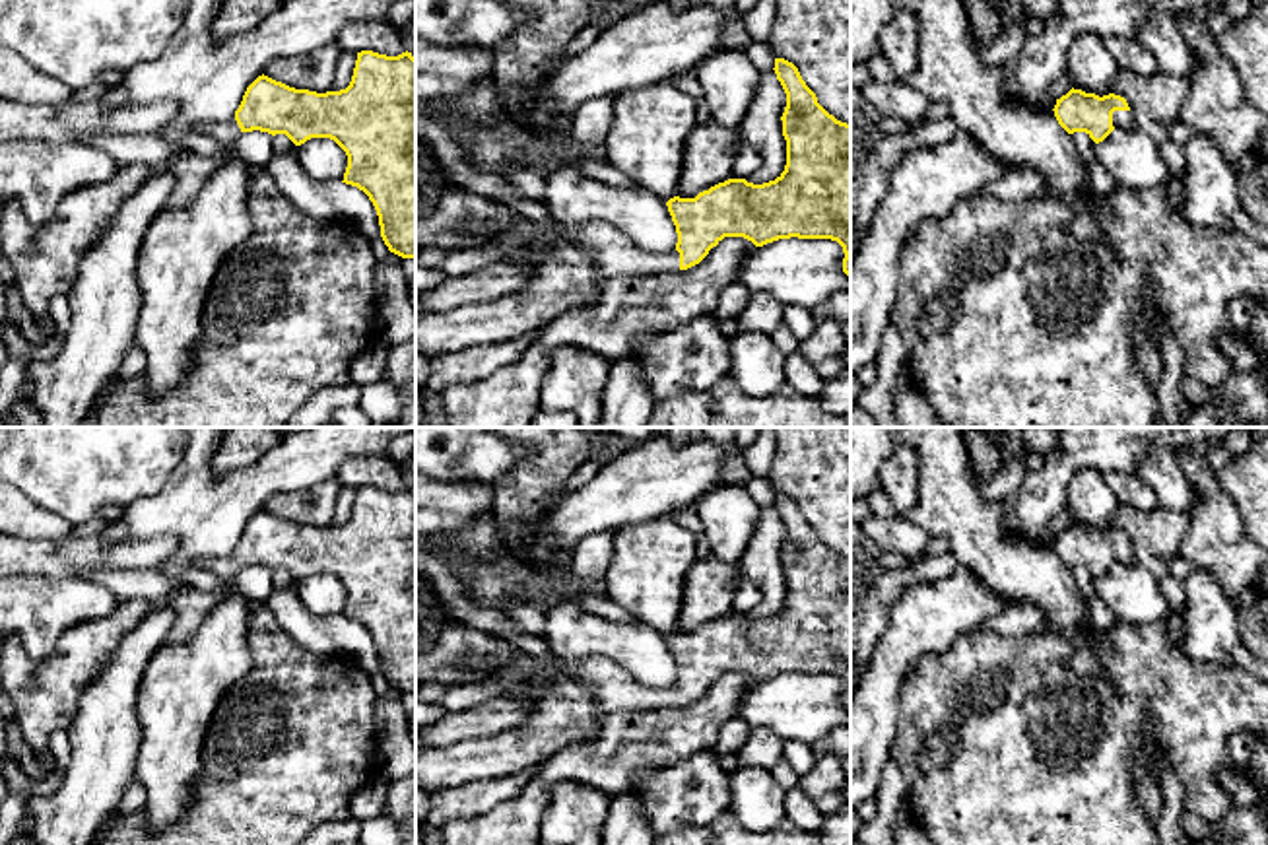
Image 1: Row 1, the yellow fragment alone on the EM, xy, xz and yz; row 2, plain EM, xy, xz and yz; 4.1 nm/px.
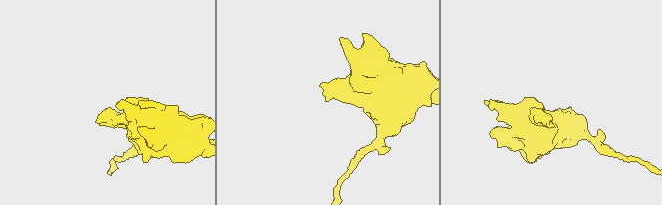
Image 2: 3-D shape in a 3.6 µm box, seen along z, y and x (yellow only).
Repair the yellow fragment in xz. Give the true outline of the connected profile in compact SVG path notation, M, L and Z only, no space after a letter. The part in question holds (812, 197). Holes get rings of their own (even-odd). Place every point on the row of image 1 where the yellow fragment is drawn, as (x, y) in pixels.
M775 58L773 70L786 93L781 117L786 140L784 171L763 185L728 179L695 198L670 198L666 206L676 225L678 243L664 254L651 254L635 247L621 231L600 221L583 227L557 223L559 235L588 254L600 280L687 270L699 264L724 237L744 237L755 247L790 237L831 239L843 247L843 272L851 278L851 124L837 120L818 103L816 93L792 62Z

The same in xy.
M357 52L351 82L340 91L295 89L262 74L247 87L233 118L198 126L198 132L223 146L233 144L241 132L252 130L285 134L295 146L311 138L334 140L348 155L342 183L369 196L388 251L416 258L416 58L412 52L398 56Z

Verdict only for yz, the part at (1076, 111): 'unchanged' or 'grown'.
grown

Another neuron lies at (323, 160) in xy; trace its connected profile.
M311 138L297 146L299 163L315 183L342 183L346 152L330 138Z

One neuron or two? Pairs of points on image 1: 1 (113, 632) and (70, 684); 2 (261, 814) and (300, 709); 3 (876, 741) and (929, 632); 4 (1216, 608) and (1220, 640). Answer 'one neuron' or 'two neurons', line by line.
1: one neuron
2: one neuron
3: one neuron
4: one neuron

